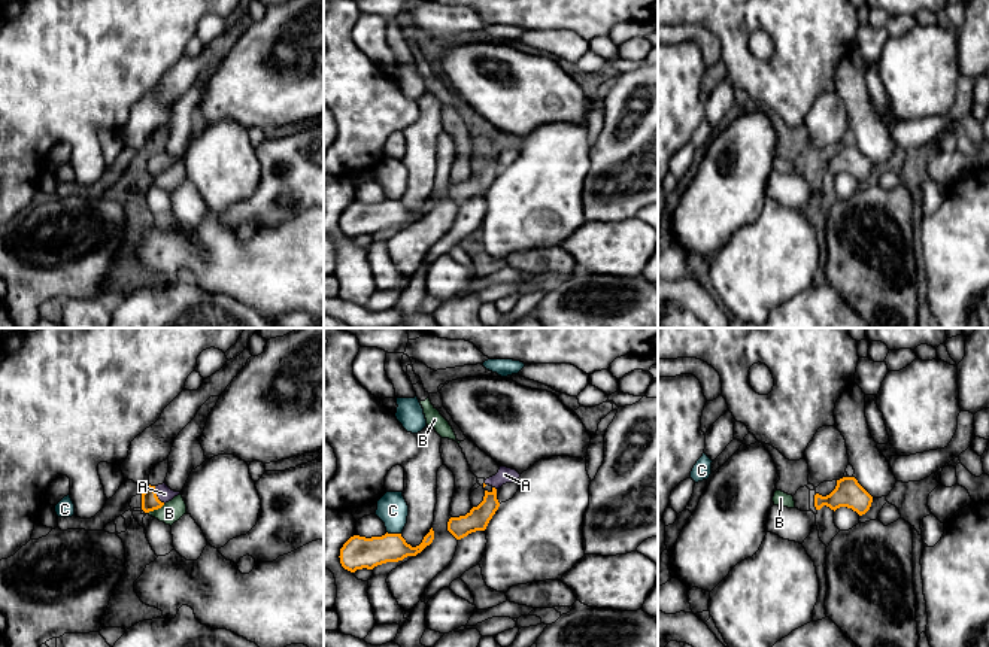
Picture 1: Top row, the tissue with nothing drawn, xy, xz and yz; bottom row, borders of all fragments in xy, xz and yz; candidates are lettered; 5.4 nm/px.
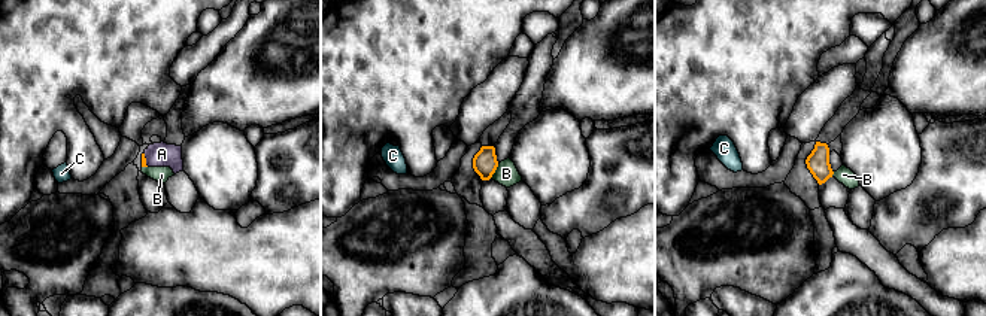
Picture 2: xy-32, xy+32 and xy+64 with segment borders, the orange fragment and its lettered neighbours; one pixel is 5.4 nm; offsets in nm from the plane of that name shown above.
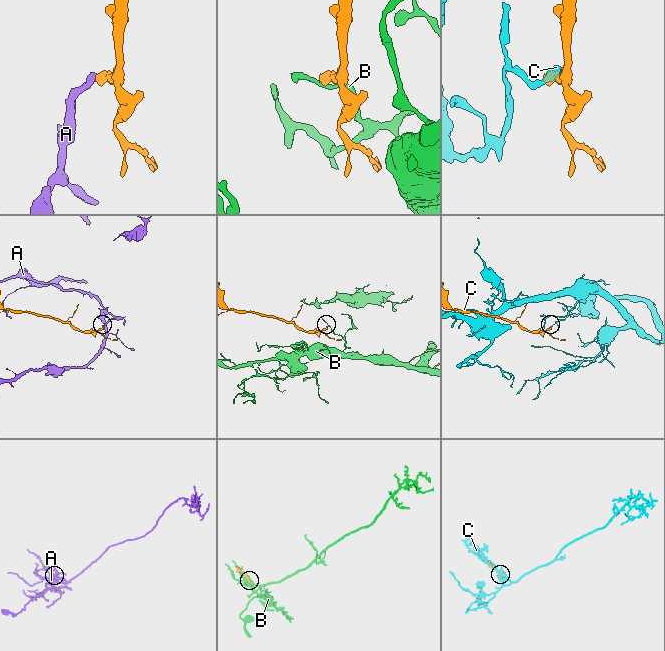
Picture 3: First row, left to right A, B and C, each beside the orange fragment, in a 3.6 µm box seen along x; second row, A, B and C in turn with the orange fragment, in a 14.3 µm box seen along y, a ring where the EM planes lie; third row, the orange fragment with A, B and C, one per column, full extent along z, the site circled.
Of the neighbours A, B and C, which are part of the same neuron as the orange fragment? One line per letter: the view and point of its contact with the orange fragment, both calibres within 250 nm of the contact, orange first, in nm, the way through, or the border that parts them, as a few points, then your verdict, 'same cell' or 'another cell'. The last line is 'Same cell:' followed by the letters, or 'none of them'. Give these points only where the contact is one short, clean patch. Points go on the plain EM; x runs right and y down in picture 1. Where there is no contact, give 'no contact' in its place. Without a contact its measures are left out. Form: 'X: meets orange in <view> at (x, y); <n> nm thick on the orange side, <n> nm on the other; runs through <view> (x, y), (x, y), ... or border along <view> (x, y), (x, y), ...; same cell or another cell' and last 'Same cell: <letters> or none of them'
A: meets orange in xy at (155, 161); 100 nm thick on the orange side, 90 nm on the other; runs through xy (149, 167), (155, 161), (164, 160); same cell
B: meets orange in xy at (155, 175); 100 nm thick on the orange side, 110 nm on the other; border along xy (164, 170), (146, 179); another cell
C: meets orange in xz at (394, 200); 180 nm thick on the orange side, 170 nm on the other; border along xz (387, 197), (400, 200); another cell
Same cell: A

